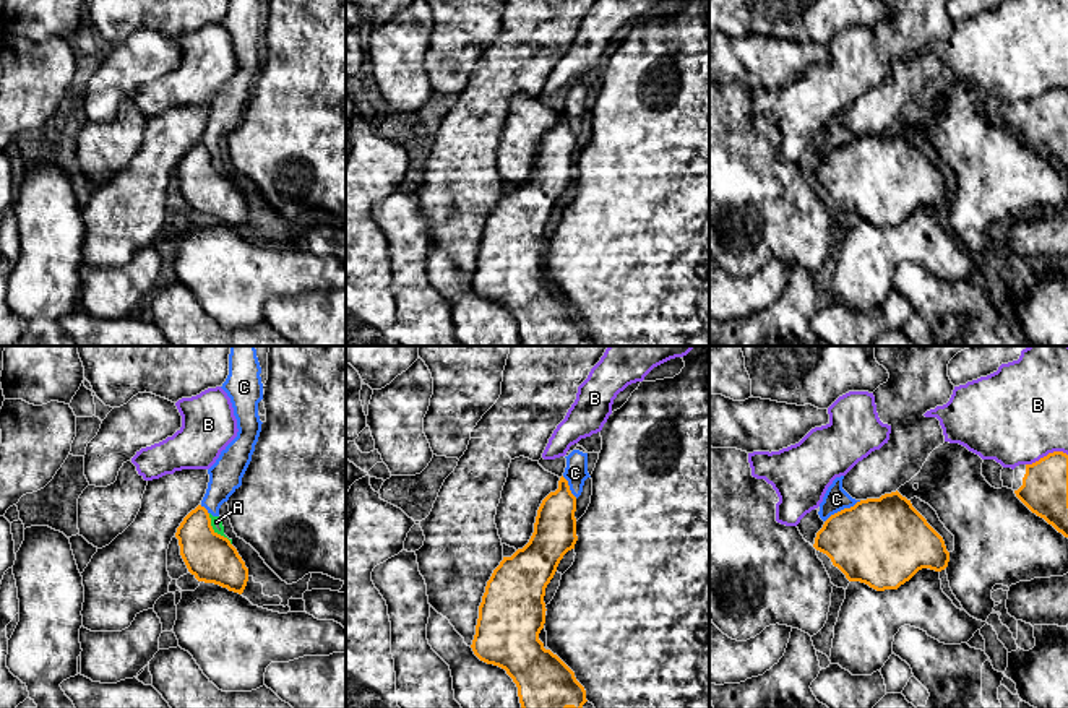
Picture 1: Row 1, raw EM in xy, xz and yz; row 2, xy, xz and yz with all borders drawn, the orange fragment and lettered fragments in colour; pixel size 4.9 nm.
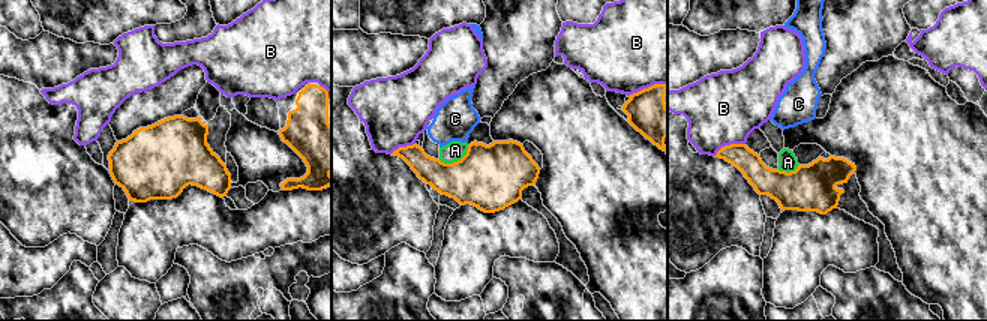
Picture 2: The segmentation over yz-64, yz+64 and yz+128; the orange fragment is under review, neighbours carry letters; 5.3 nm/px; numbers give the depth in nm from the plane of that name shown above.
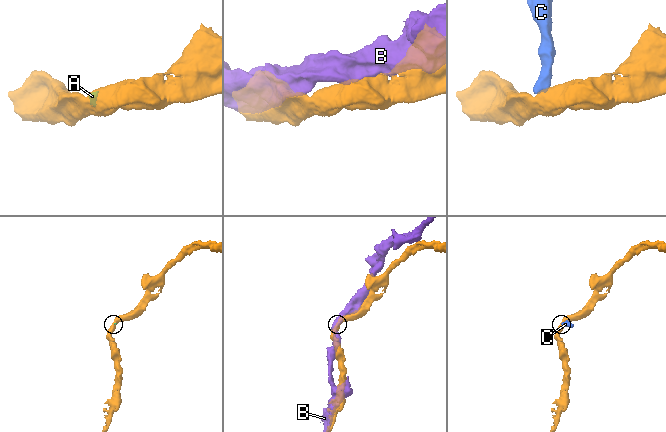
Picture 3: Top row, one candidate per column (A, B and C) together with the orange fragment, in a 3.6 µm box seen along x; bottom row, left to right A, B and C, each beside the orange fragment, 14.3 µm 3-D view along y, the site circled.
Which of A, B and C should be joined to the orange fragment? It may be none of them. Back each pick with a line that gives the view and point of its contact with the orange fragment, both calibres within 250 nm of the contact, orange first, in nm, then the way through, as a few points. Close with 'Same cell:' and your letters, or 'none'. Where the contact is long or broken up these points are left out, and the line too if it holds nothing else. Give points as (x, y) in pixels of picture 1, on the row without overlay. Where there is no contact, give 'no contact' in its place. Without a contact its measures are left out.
Same cell: none

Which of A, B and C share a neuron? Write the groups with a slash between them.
A C / B

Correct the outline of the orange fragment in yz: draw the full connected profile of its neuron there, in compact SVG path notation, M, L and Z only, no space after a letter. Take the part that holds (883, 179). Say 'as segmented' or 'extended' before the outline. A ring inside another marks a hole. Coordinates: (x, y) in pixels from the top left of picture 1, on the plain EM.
as segmented | M898 127L831 151L816 169L813 183L826 190L849 218L865 219L876 227L898 226L919 206L941 208L950 198L943 174Z

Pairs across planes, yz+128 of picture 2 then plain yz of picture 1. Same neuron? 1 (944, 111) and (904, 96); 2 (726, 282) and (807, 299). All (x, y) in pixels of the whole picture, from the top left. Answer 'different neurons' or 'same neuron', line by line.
1: different neurons
2: same neuron

